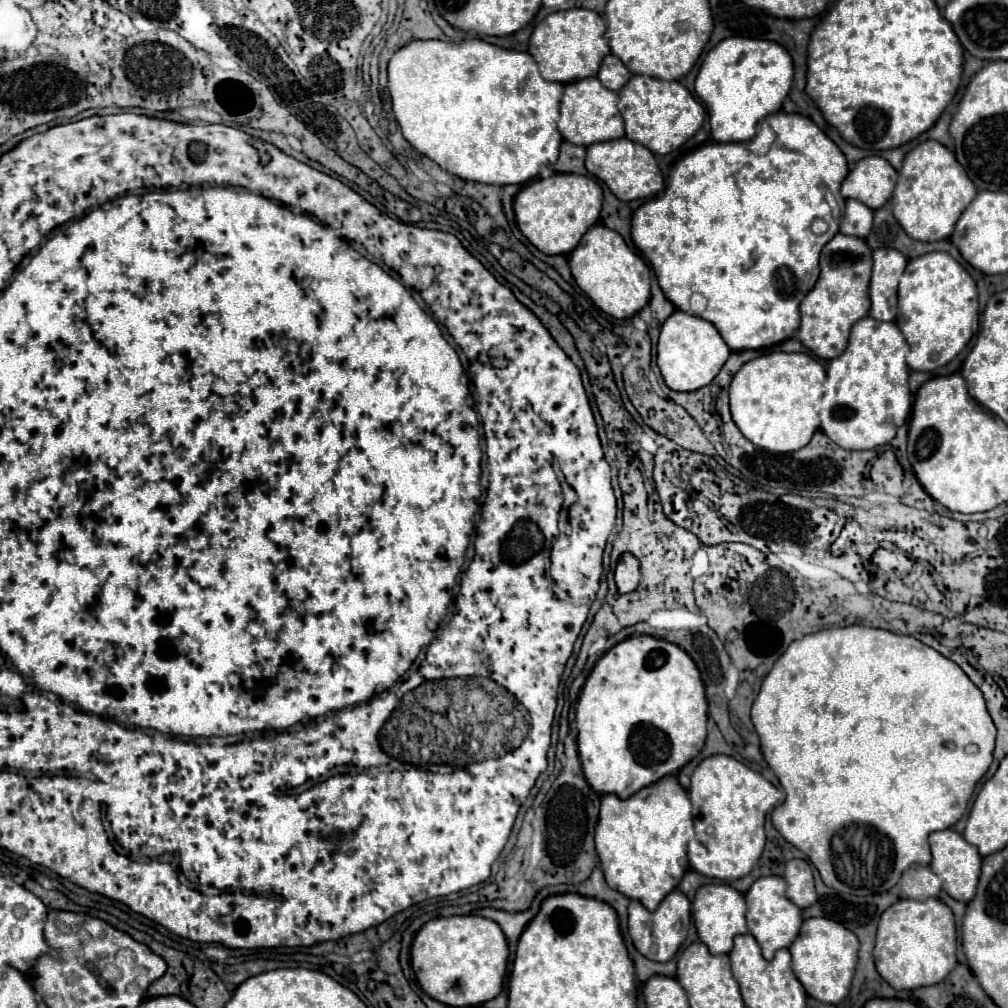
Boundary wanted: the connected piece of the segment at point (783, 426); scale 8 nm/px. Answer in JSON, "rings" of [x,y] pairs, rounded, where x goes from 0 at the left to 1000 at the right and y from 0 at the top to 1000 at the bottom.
{"rings":[[[762,350],[742,358],[726,376],[723,402],[726,416],[736,432],[750,443],[766,449],[784,449],[796,445],[813,424],[812,408],[817,406],[819,366],[802,350]]]}

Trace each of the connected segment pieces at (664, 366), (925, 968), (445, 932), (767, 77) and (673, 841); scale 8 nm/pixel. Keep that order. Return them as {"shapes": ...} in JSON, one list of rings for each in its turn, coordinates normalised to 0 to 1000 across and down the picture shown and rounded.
{"shapes":[[[[669,309],[655,328],[653,338],[653,364],[661,382],[669,388],[690,388],[702,382],[724,352],[724,344],[718,340],[714,330],[706,320],[696,314]]],[[[923,890],[919,894],[893,892],[881,900],[871,916],[869,926],[869,963],[887,981],[909,981],[927,977],[946,961],[948,953],[948,918],[940,898]]],[[[450,908],[425,914],[411,930],[407,951],[423,987],[446,999],[466,999],[486,993],[496,985],[504,938],[492,914],[474,908]]],[[[746,37],[716,39],[700,53],[688,86],[689,94],[701,110],[706,136],[714,142],[744,140],[750,134],[752,120],[776,108],[786,86],[786,76],[786,57],[770,41]]],[[[661,769],[655,775],[637,781],[623,793],[615,793],[613,789],[597,789],[595,799],[595,813],[591,820],[591,846],[595,850],[595,858],[601,870],[601,876],[607,882],[613,882],[623,892],[633,892],[641,902],[649,904],[661,886],[669,884],[683,862],[683,848],[681,838],[688,830],[688,816],[687,816],[687,799],[683,793],[681,783],[673,777],[671,769]]]]}

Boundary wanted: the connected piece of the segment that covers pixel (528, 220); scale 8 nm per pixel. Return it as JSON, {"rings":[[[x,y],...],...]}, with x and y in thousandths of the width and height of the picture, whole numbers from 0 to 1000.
{"rings":[[[550,172],[544,178],[530,178],[512,193],[510,209],[516,229],[526,241],[544,253],[563,253],[569,249],[581,227],[593,221],[597,188],[585,175]]]}

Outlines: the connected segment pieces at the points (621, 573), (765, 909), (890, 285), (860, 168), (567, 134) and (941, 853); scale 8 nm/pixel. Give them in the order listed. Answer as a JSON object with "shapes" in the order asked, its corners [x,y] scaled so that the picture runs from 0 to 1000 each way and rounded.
{"shapes":[[[[619,549],[615,553],[609,574],[611,574],[615,588],[625,588],[633,582],[633,578],[635,578],[635,559],[627,549]]],[[[762,868],[754,870],[746,876],[746,880],[740,886],[740,912],[742,912],[742,922],[752,934],[756,947],[764,953],[768,945],[776,939],[784,939],[788,930],[792,928],[792,922],[796,918],[796,904],[790,900],[782,890],[780,890],[780,874],[772,868]]],[[[885,245],[867,249],[867,267],[863,277],[863,314],[871,318],[887,318],[891,279],[901,263],[901,257]]],[[[857,156],[837,178],[835,193],[839,197],[851,197],[863,207],[871,207],[883,197],[889,186],[889,178],[891,172],[879,158]]],[[[581,76],[569,82],[562,82],[560,96],[556,100],[554,130],[562,140],[577,146],[619,136],[619,120],[613,110],[613,92],[601,88],[593,76]]],[[[935,822],[935,824],[927,824],[923,828],[923,840],[925,840],[925,854],[923,854],[923,862],[933,870],[935,874],[935,884],[938,884],[944,892],[956,894],[960,896],[966,886],[968,886],[968,878],[970,878],[970,870],[972,870],[972,858],[974,858],[974,850],[970,846],[970,842],[966,838],[962,838],[952,826],[948,826],[946,822]]]]}

